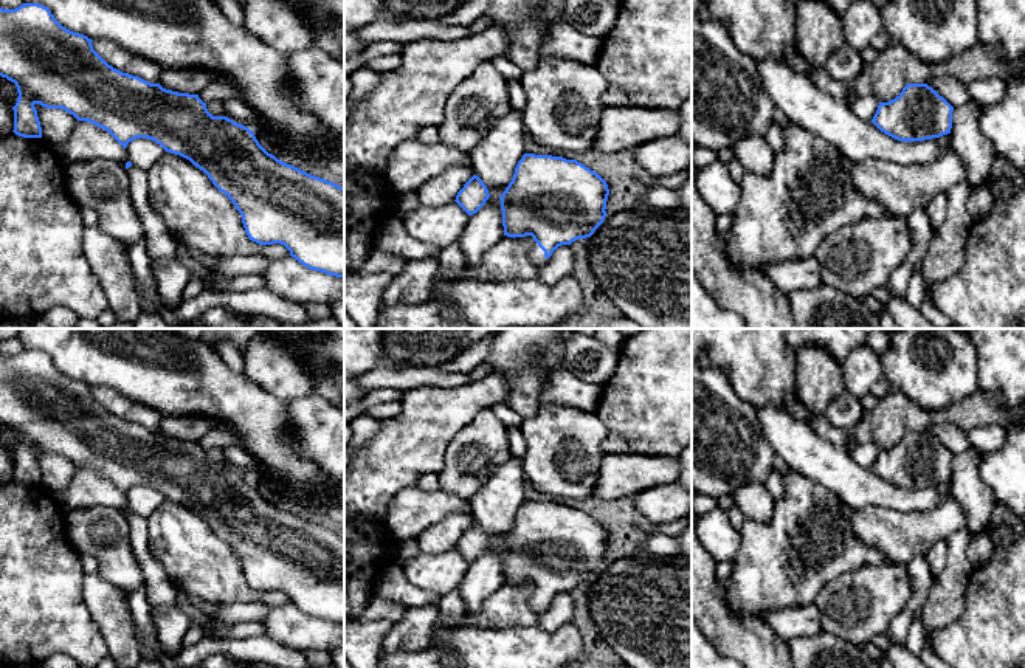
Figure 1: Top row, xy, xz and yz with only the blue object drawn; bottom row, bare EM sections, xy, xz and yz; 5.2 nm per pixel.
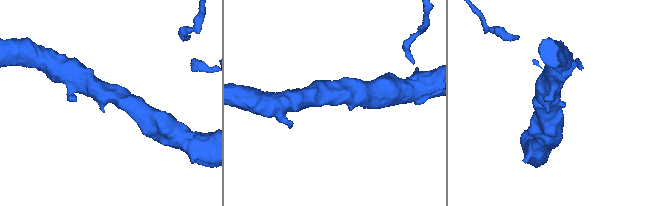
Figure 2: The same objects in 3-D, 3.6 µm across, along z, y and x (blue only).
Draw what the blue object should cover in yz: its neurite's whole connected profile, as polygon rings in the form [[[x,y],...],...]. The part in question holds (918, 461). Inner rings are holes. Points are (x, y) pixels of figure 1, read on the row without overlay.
[[[907,431],[889,449],[879,449],[871,470],[898,488],[924,488],[951,480],[954,454],[927,431]]]

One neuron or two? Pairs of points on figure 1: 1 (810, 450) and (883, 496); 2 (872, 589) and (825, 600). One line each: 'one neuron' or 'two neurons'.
1: one neuron
2: one neuron

